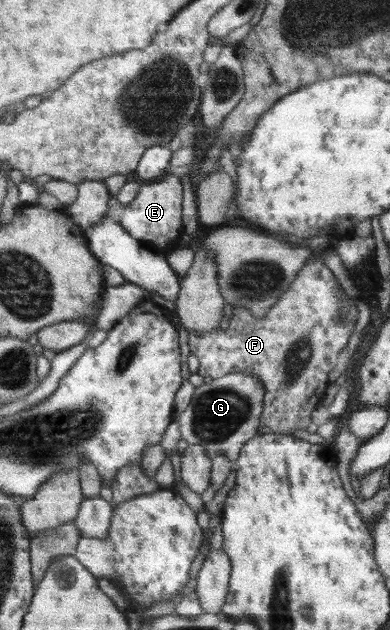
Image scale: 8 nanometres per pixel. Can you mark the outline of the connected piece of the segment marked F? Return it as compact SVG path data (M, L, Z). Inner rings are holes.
M332 245L324 251L312 253L296 272L286 291L280 294L262 318L256 318L248 310L236 306L226 309L229 322L226 329L222 330L216 326L206 333L188 333L189 353L196 355L199 361L196 373L204 379L218 379L230 372L247 371L261 381L264 395L257 433L291 435L295 429L306 428L311 422L310 413L320 404L319 401L329 382L328 371L336 365L336 356L346 346L348 336L356 323L358 311L354 300L345 295L332 272L316 258L327 255L328 251L332 251Z

